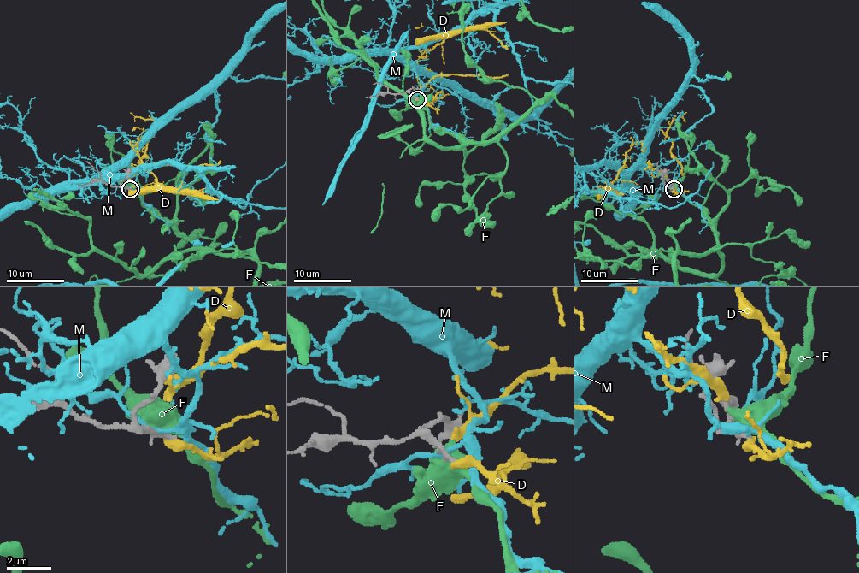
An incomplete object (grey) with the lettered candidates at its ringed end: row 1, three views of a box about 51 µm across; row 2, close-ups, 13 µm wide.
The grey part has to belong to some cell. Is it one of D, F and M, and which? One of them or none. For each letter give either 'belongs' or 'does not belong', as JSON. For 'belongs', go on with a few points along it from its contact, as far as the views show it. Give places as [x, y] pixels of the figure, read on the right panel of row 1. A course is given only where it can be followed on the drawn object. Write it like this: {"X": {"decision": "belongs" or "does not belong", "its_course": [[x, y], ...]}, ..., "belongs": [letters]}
{"D": {"decision": "does not belong"}, "F": {"decision": "does not belong"}, "M": {"decision": "does not belong"}, "belongs": []}

